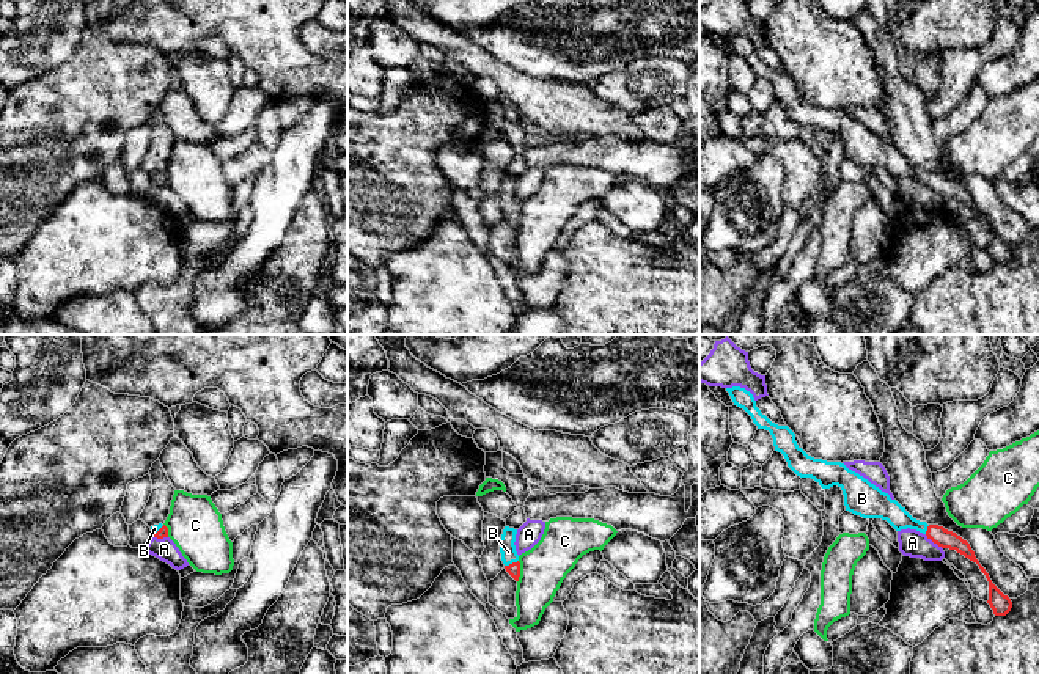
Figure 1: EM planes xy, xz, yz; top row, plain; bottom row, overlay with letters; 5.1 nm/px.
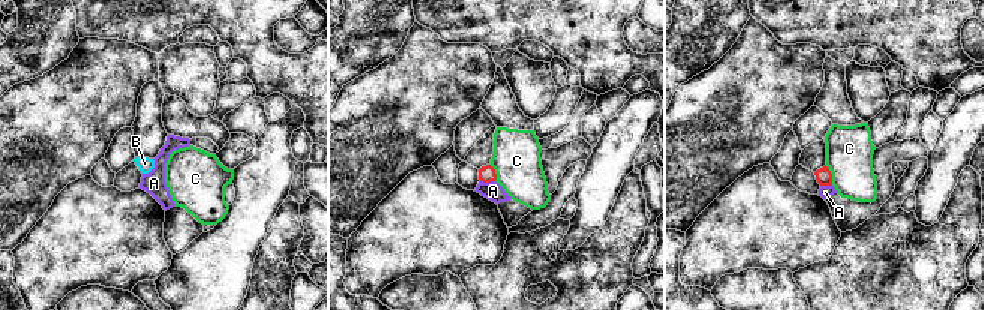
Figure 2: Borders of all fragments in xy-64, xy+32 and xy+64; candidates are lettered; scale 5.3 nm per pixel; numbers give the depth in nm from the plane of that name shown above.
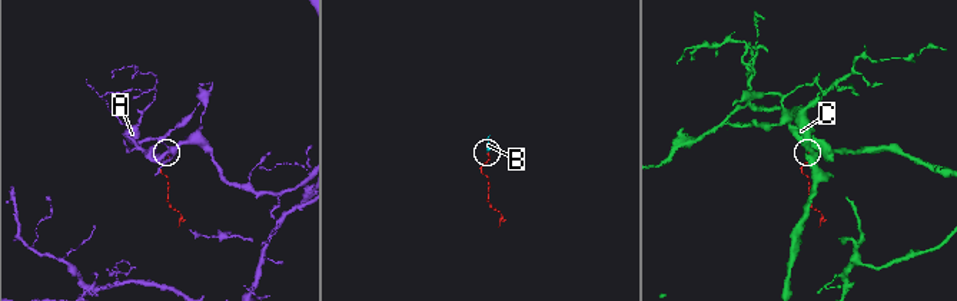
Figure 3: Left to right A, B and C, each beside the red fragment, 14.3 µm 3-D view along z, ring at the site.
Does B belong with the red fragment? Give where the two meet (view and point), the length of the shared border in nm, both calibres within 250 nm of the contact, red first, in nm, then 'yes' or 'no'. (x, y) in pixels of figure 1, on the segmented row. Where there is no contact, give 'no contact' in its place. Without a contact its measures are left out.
meets red in xz at (513, 563); contact 80 nm long; 70 nm thick on the red side, 80 nm on the other; yes

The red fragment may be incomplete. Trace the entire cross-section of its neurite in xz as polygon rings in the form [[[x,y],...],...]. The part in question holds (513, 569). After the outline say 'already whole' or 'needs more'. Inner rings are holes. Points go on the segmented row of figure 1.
[[[505,526],[501,539],[500,539],[500,553],[501,553],[501,561],[505,564],[506,572],[519,581],[520,577],[520,562],[519,562],[519,555],[516,551],[516,534],[517,529]]] | needs more

